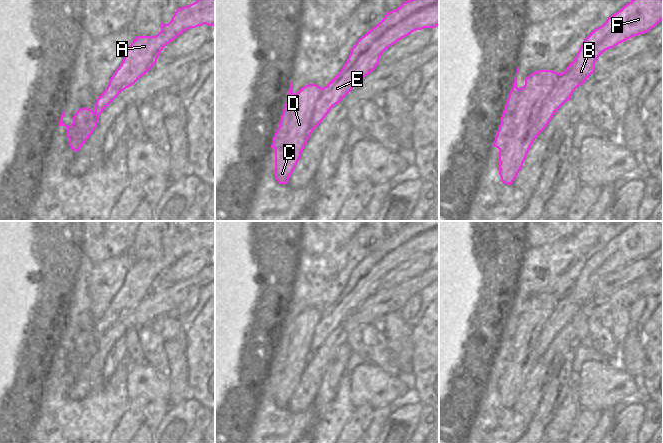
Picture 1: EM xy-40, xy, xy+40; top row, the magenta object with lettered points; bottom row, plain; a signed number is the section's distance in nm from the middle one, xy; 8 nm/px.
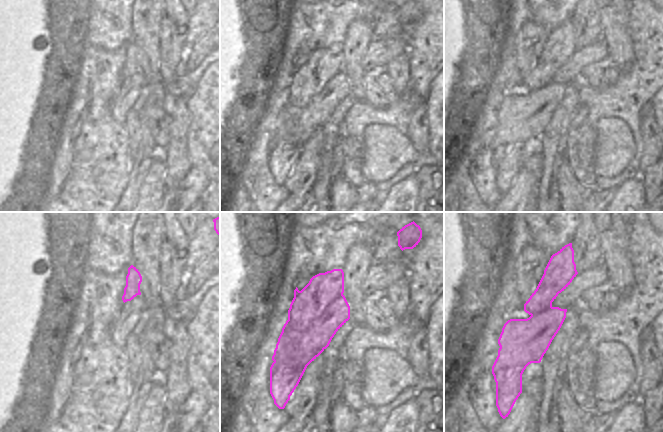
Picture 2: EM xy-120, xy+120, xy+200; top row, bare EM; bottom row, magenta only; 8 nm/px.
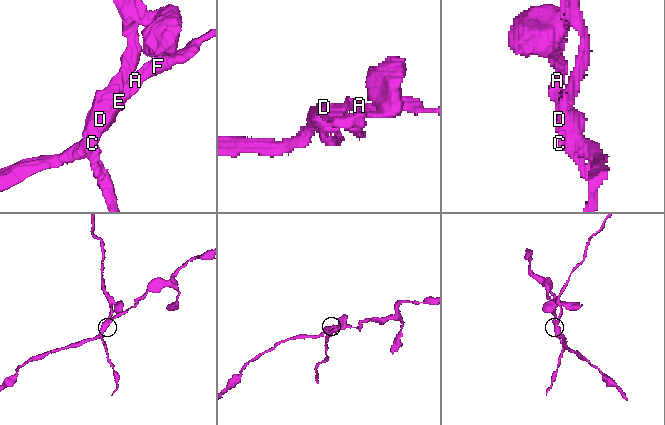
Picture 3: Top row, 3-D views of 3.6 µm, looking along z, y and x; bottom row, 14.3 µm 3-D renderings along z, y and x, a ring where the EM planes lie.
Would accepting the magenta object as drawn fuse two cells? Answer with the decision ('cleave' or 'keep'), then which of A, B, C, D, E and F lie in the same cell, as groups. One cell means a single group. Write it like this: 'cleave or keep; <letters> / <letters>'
cleave; A B E F / C D

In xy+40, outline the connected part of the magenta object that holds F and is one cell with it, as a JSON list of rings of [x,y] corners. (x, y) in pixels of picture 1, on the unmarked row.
[[[635,221],[618,236],[610,240],[600,251],[593,254],[583,265],[575,283],[560,301],[541,331],[537,343],[537,357],[545,354],[553,339],[568,325],[578,310],[595,296],[597,283],[608,273],[640,258],[649,256],[663,244],[663,221]]]

